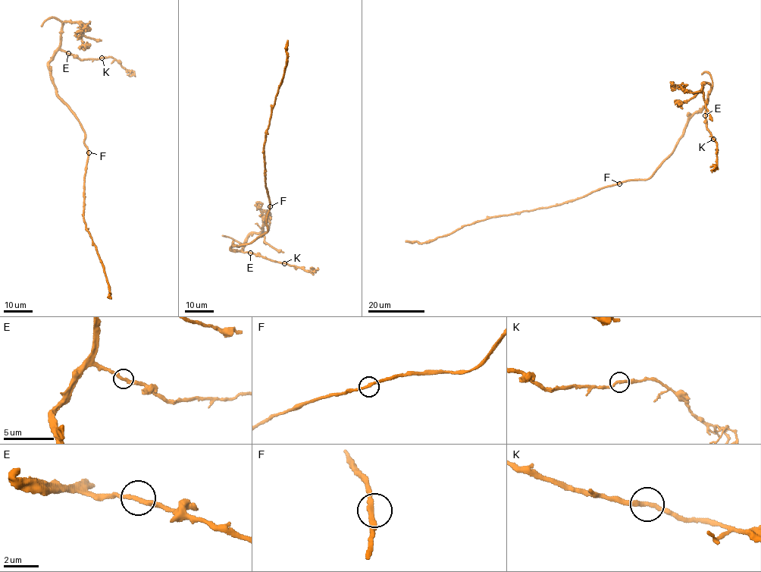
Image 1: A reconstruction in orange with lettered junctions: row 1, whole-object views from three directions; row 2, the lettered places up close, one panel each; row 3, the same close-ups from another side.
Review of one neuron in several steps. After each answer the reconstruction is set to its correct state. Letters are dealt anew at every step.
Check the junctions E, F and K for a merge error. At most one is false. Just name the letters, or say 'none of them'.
none of them

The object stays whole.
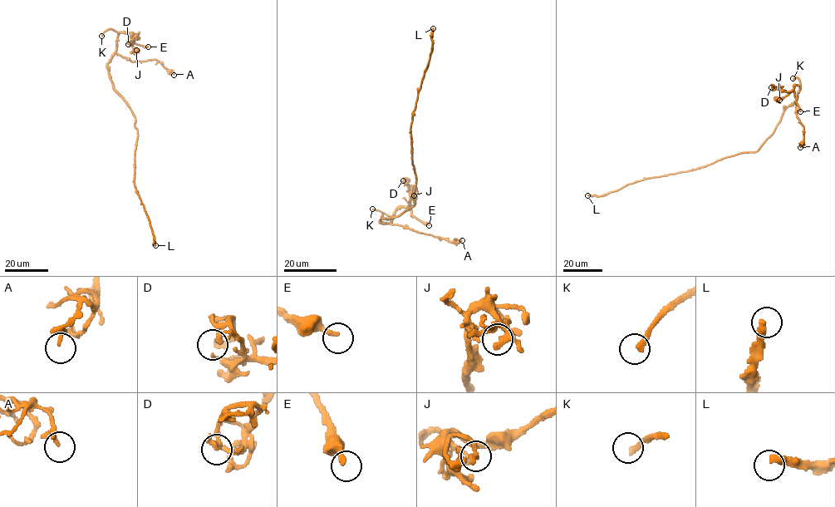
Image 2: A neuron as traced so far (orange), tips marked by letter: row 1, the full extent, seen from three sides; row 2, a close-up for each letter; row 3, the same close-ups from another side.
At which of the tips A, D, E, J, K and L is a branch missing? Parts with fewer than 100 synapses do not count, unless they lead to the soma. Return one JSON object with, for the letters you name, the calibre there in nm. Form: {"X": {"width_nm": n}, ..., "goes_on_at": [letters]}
{"K": {"width_nm": 240}, "L": {"width_nm": 320}, "goes_on_at": ["K", "L"]}

